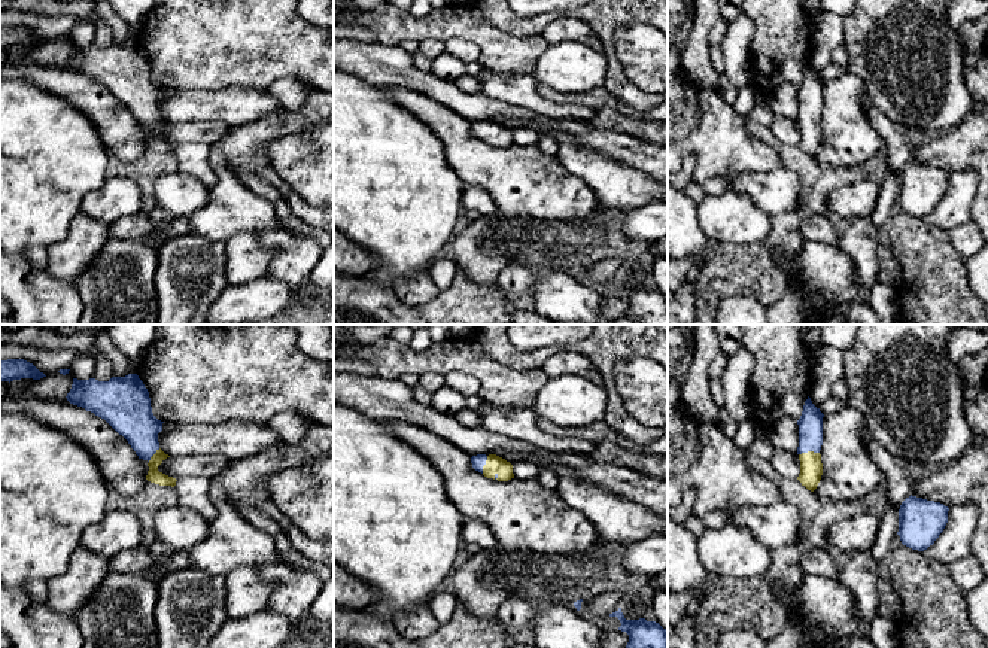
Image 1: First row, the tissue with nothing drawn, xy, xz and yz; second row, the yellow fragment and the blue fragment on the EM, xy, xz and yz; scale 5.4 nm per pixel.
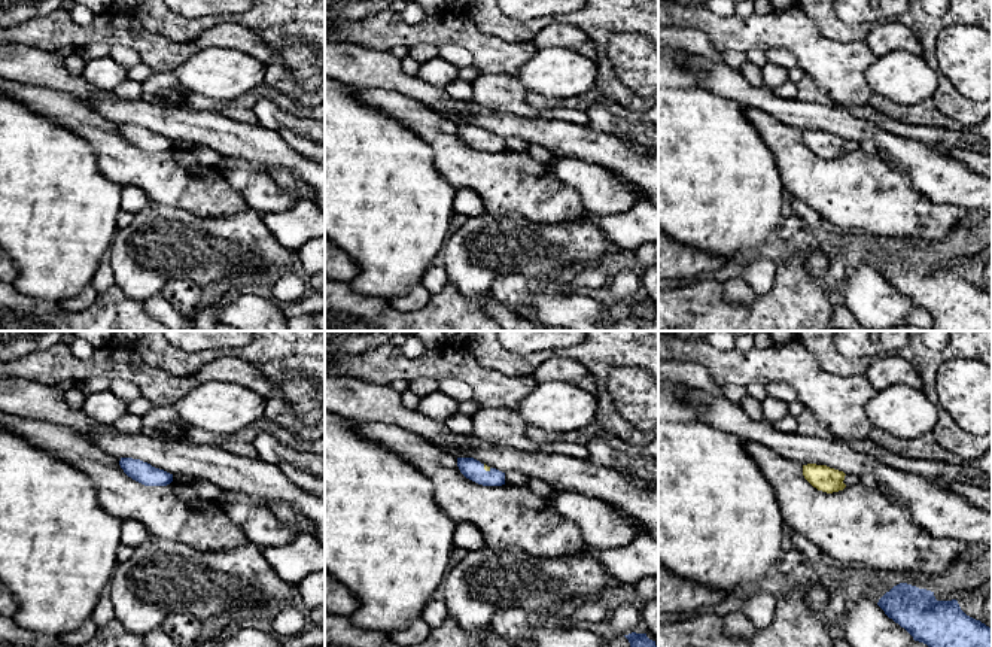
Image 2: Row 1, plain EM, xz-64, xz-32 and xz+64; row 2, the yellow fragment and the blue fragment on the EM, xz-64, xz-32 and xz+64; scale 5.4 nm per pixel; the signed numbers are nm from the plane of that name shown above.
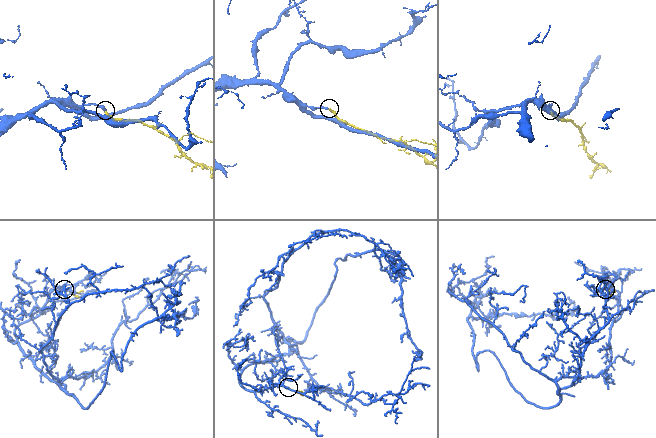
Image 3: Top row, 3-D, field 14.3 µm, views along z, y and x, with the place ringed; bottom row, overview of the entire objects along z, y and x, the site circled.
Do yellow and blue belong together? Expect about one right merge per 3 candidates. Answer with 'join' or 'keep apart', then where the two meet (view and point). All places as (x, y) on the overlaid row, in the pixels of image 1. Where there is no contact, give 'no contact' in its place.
join | yz (808, 452)

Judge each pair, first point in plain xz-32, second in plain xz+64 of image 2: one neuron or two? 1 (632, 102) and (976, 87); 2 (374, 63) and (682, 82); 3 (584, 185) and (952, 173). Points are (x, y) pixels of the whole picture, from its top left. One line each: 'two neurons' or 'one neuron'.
1: two neurons
2: two neurons
3: one neuron

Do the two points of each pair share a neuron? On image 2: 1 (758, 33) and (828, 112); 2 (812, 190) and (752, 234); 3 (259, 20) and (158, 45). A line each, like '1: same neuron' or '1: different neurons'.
1: different neurons
2: different neurons
3: different neurons

